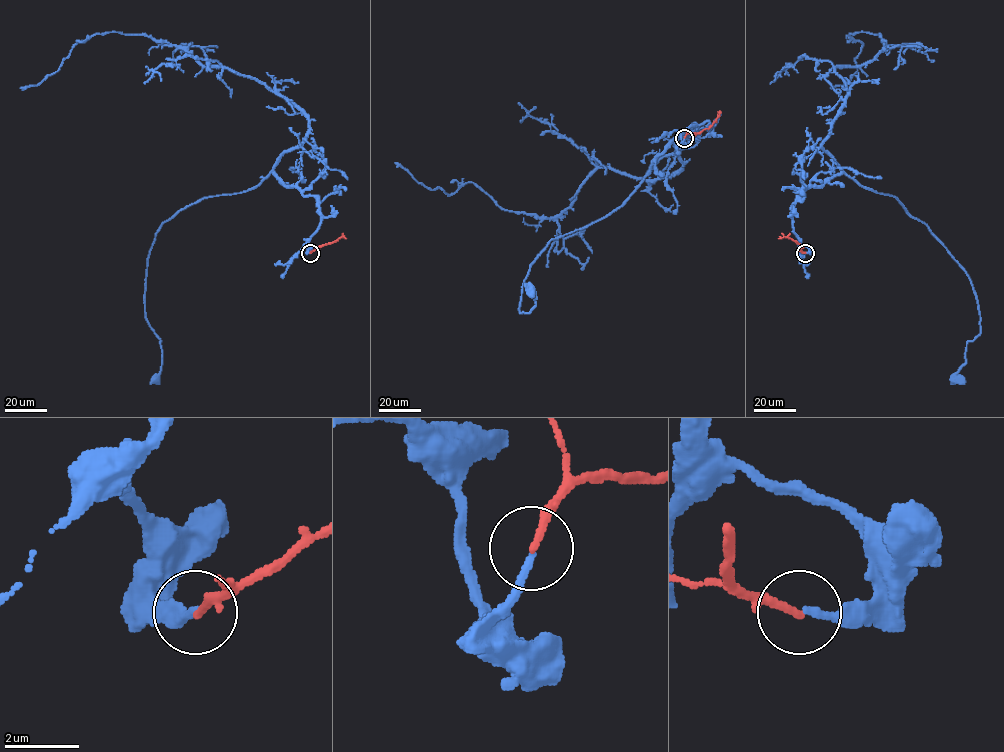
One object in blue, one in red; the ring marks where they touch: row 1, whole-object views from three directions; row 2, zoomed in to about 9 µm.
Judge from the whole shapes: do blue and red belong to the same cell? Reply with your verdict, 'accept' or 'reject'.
reject

